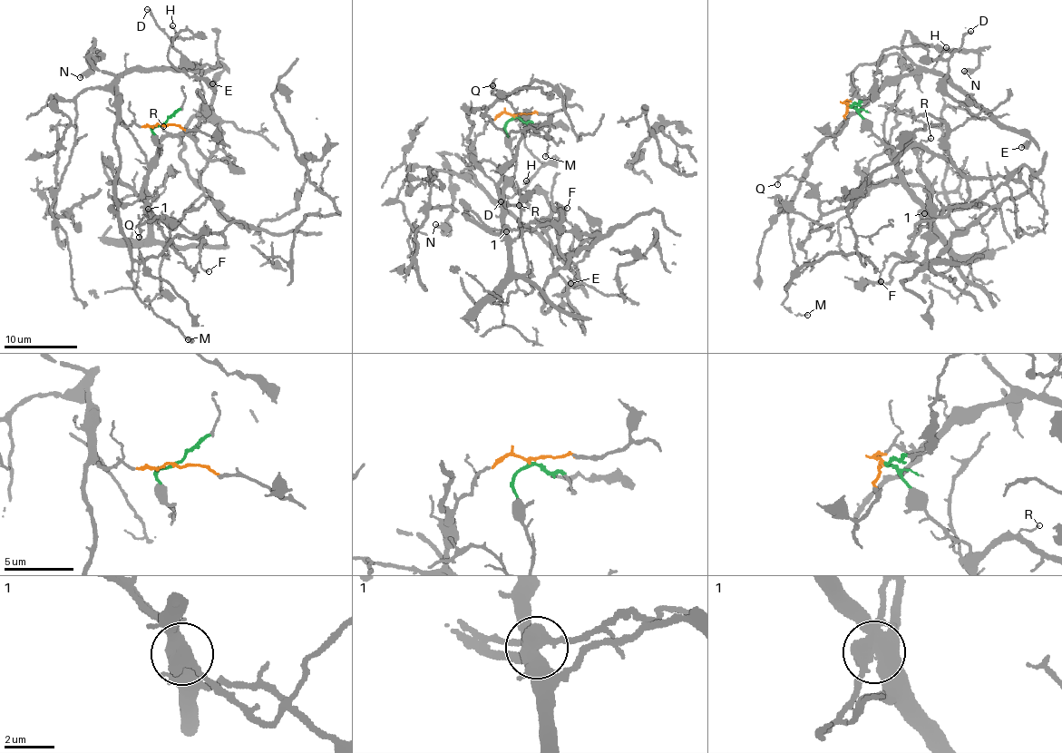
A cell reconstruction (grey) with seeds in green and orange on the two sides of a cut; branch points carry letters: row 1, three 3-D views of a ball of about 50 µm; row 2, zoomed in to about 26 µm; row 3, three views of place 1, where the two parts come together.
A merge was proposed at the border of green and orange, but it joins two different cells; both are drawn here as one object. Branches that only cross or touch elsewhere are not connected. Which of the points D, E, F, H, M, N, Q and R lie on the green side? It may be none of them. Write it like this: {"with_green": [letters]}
{"with_green": ["F", "Q", "R"]}

